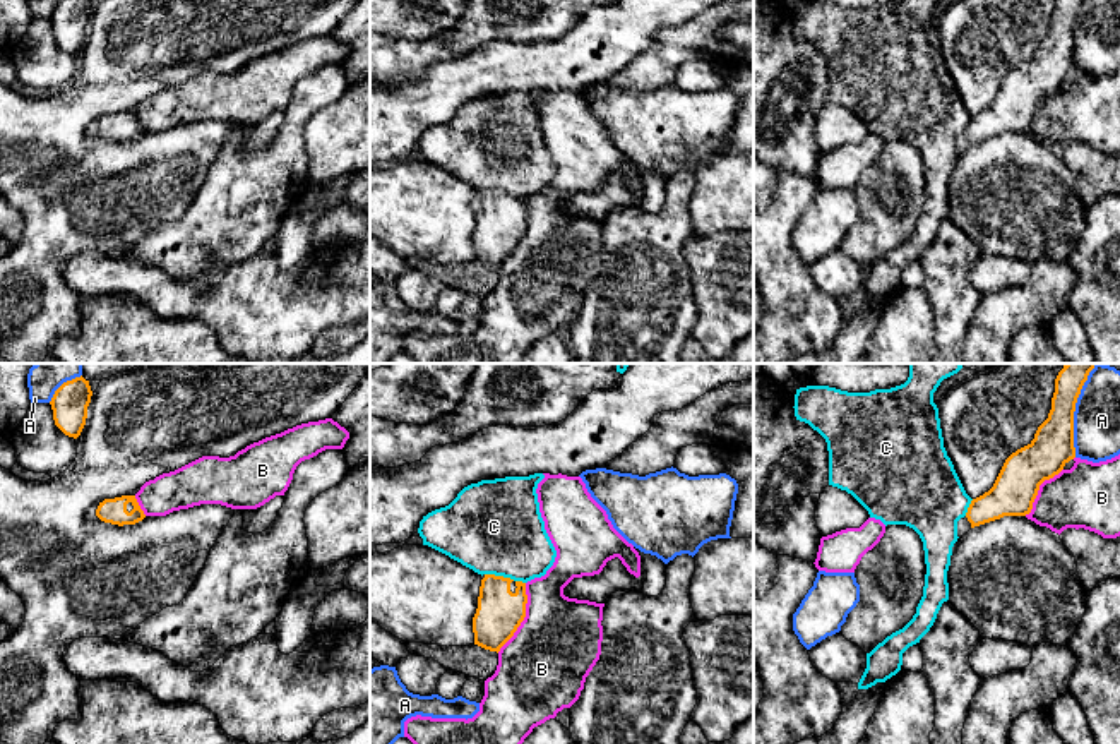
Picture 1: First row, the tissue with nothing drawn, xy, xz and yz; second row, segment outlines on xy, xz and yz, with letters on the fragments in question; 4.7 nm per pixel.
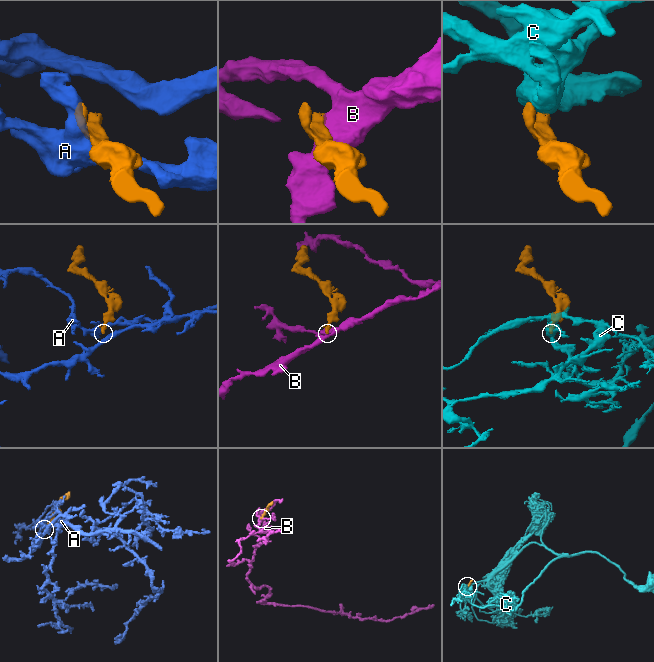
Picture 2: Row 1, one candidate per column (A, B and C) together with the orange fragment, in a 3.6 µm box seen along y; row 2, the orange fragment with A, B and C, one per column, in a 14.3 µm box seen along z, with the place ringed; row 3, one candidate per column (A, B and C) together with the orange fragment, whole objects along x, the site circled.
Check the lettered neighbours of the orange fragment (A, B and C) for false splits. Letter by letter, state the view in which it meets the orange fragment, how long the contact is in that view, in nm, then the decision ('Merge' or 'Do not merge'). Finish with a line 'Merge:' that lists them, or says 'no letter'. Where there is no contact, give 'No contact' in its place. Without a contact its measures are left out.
A: Touches orange in yz. Shared border 460 nm. Do not merge
B: Touches orange in xz. Shared border 360 nm. Do not merge
C: Touches orange in xz. Shared border 200 nm. Do not merge
Merge: no letter

